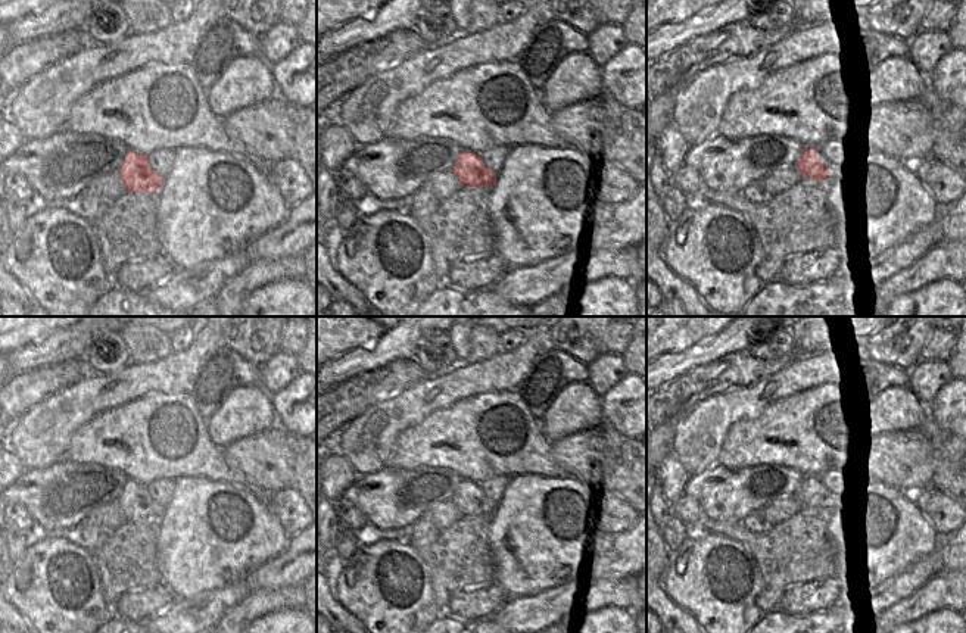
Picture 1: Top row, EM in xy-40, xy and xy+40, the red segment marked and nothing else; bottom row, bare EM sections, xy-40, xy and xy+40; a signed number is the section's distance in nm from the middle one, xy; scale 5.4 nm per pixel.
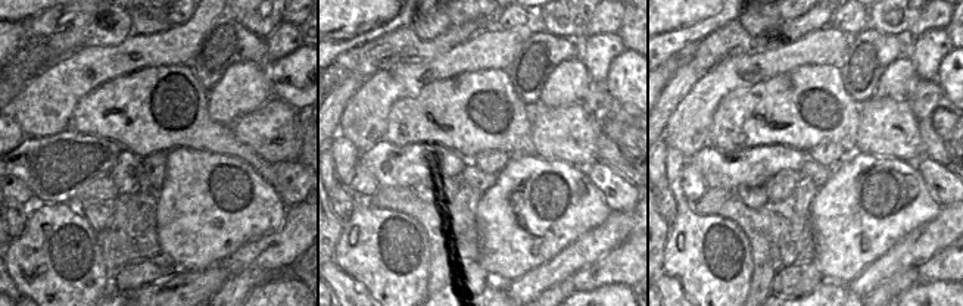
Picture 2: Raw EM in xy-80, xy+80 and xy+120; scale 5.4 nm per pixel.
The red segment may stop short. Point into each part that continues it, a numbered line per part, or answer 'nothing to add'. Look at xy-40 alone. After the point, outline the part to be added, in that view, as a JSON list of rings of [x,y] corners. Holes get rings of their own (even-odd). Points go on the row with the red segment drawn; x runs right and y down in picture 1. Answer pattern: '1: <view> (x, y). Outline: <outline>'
nothing to add

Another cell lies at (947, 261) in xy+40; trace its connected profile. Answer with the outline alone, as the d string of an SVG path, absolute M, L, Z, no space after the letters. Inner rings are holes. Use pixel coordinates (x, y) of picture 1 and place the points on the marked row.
M966 240L941 243L922 255L889 281L886 297L897 299L944 278L962 284L966 281Z

